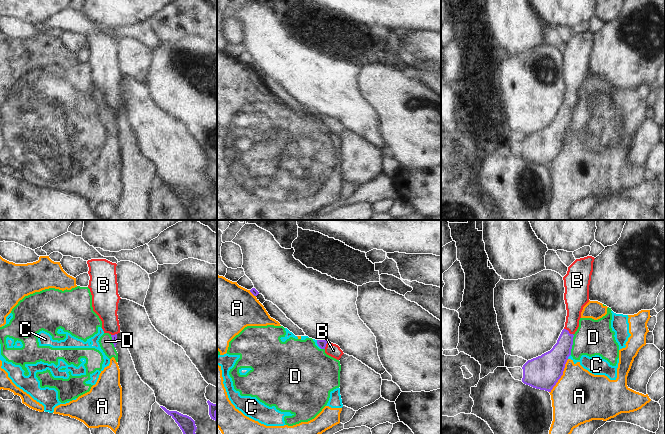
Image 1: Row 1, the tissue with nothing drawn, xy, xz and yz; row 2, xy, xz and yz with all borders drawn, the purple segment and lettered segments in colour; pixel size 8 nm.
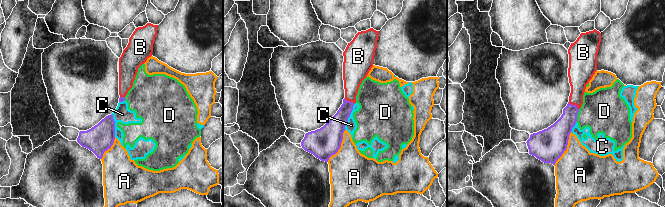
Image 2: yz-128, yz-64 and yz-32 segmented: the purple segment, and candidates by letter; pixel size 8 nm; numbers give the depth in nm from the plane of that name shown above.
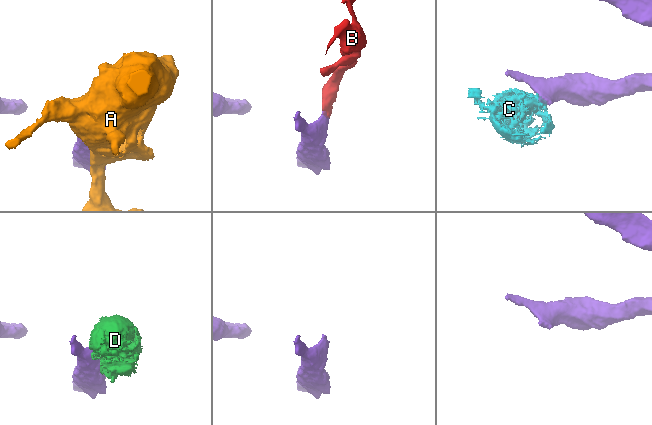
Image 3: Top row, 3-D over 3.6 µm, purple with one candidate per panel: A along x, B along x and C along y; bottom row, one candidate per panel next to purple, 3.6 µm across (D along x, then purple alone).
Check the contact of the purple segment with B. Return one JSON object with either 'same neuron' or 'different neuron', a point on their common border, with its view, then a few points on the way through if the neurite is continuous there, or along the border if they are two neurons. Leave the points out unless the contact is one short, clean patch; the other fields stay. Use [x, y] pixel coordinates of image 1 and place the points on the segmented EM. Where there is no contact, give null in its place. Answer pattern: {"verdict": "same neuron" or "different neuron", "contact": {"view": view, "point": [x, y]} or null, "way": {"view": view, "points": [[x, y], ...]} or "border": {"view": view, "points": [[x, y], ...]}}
{"verdict": "same neuron", "contact": {"view": "yz", "point": [568, 331]}, "way": {"view": "yz", "points": [[555, 359], [564, 345], [568, 331], [572, 323], [575, 301]]}}

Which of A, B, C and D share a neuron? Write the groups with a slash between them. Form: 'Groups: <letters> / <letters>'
Groups: A C D / B.

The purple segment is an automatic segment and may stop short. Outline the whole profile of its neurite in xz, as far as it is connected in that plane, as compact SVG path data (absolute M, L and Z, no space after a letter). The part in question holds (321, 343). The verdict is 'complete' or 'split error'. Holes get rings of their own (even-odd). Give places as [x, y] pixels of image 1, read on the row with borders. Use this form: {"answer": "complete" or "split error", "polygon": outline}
{"answer": "split error", "polygon": "M317 340L317 344L321 349L325 350L325 353L337 360L344 354L340 347L336 344L329 342L328 340Z"}

